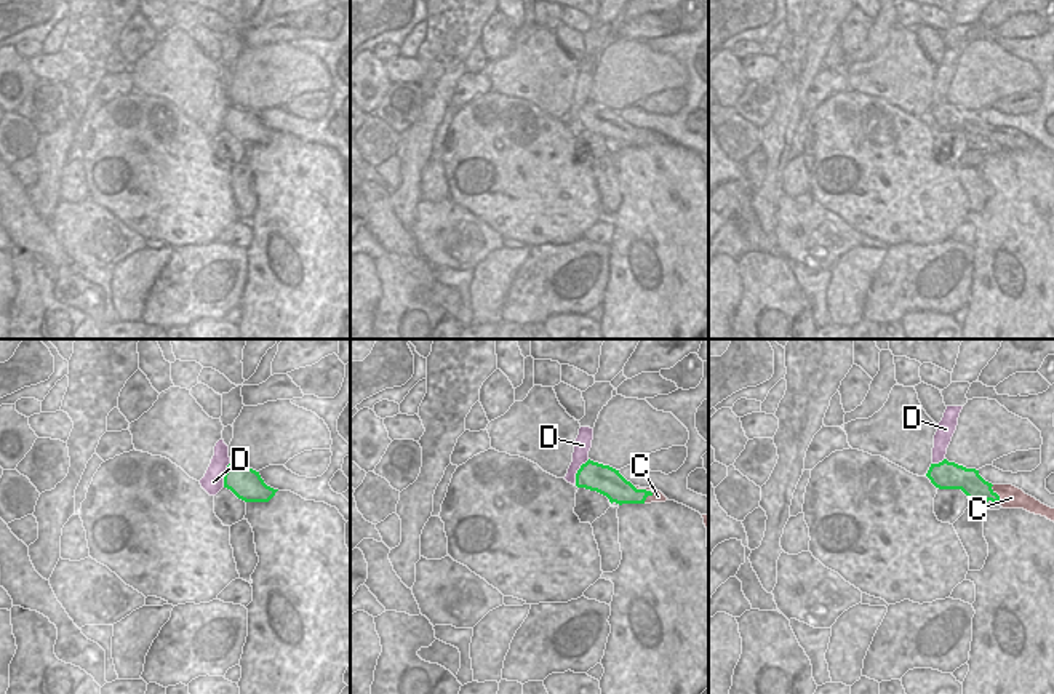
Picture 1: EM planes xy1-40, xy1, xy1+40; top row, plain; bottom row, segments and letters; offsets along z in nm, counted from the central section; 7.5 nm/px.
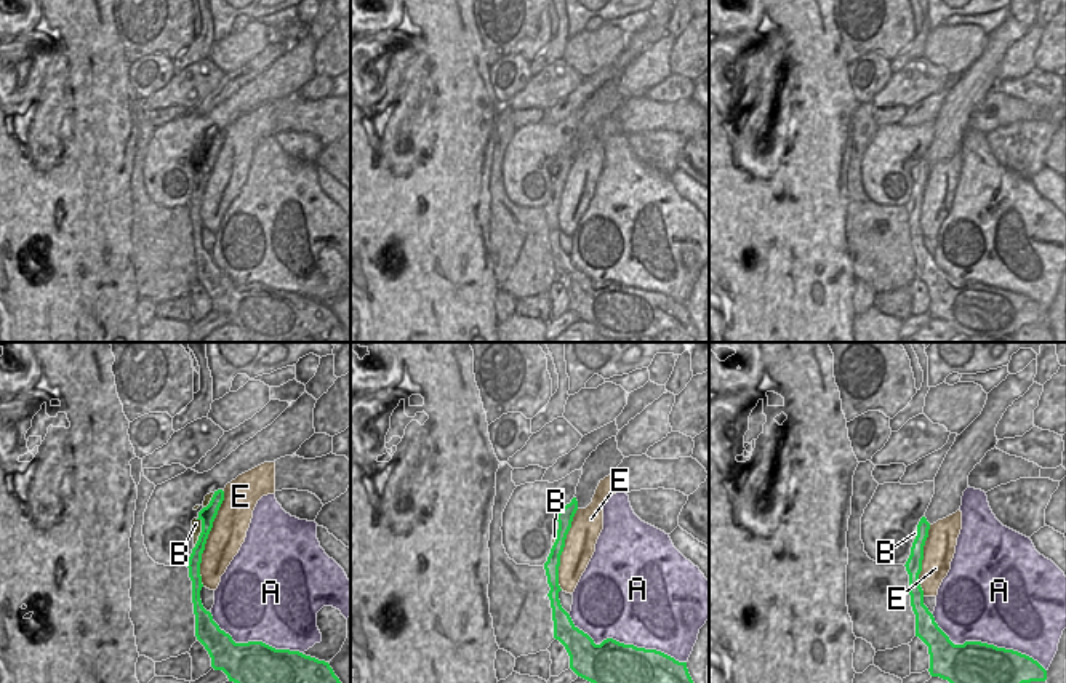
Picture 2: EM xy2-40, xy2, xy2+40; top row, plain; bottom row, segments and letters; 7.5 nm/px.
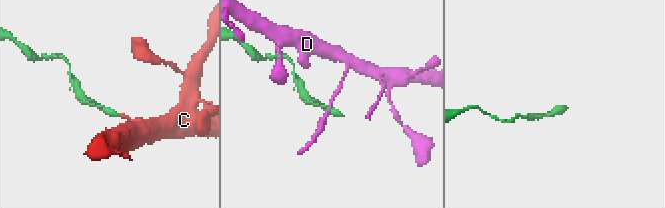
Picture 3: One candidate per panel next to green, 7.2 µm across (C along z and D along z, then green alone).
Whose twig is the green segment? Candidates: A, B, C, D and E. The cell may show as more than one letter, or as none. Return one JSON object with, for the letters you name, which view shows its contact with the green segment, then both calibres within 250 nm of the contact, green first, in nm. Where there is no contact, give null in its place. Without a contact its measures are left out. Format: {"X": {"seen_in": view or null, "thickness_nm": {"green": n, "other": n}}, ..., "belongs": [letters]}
{"B": {"seen_in": "xy2-40", "thickness_nm": {"green": 120, "other": 70}}, "belongs": ["B"]}

